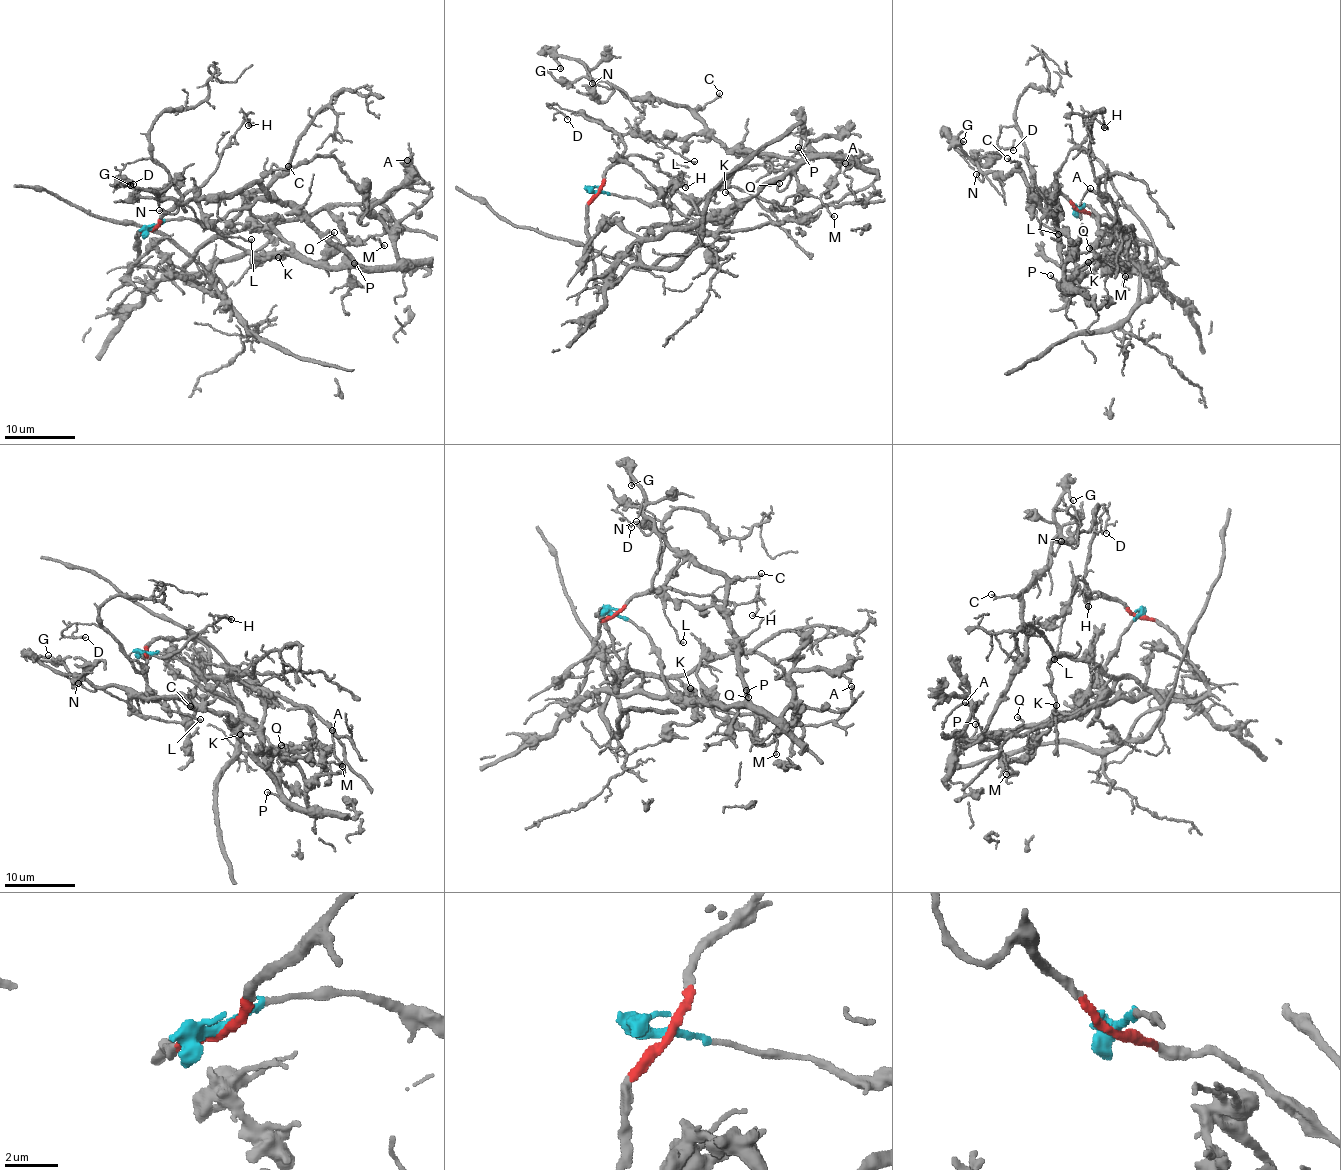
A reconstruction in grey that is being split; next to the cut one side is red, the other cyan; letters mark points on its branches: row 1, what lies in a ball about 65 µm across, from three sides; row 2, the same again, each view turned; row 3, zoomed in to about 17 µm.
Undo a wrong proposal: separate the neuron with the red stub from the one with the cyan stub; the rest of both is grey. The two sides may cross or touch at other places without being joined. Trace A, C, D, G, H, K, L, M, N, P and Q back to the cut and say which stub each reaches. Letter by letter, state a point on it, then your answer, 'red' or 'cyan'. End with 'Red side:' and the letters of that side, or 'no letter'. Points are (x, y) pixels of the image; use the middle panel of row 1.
A: place (845, 163); cyan
C: place (719, 93); cyan
D: place (567, 119); red
G: place (560, 68); cyan
H: place (685, 187); red
K: place (725, 192); cyan
L: place (694, 161); cyan
M: place (834, 216); cyan
N: place (592, 83); cyan
P: place (798, 147); cyan
Q: place (779, 183); cyan
Red side: D, H

